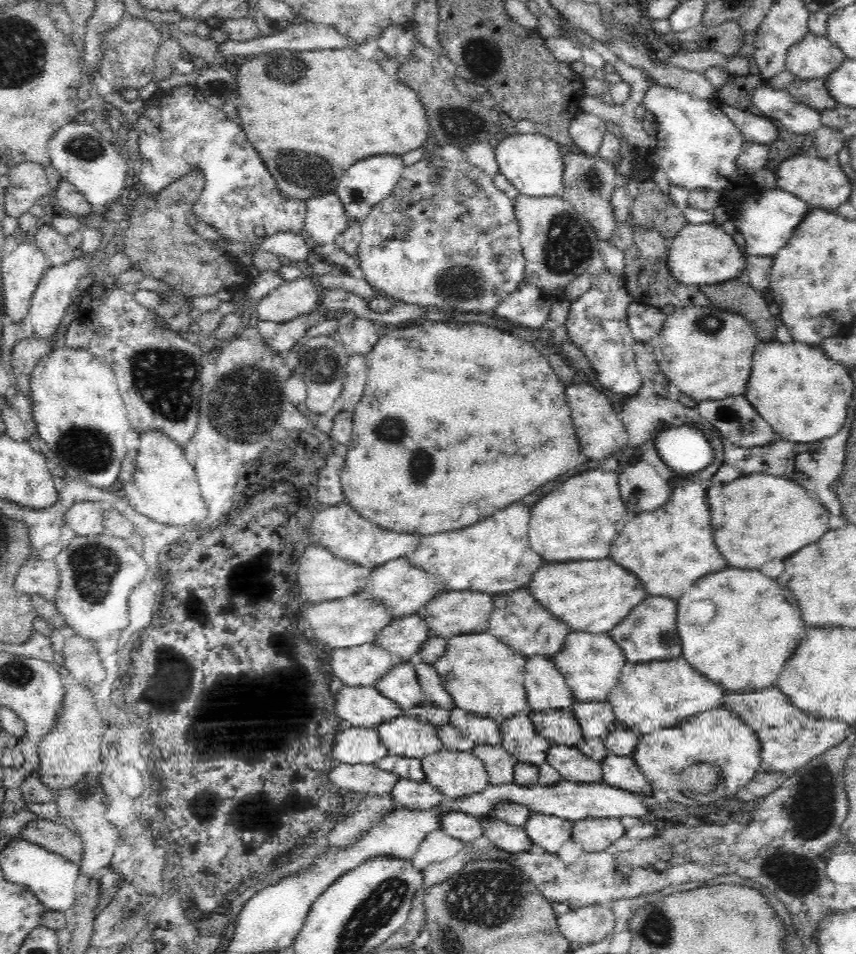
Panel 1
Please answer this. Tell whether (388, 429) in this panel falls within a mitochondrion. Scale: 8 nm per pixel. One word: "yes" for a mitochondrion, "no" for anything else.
yes

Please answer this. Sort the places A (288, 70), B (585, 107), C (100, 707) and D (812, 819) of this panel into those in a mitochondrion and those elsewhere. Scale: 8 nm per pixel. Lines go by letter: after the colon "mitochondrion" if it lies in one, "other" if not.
A: mitochondrion
B: other
C: other
D: mitochondrion

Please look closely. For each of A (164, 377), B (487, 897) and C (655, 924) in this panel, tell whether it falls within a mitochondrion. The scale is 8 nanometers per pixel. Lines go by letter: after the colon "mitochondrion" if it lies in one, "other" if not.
A: mitochondrion
B: mitochondrion
C: mitochondrion

